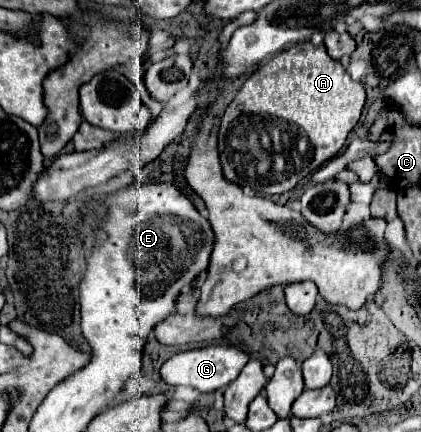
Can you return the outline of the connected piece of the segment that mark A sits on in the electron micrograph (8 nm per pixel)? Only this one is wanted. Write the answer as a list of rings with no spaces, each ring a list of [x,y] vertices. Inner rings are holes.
[[[329,32],[325,46],[297,42],[263,62],[243,82],[219,126],[219,138],[227,138],[225,150],[221,150],[227,180],[259,196],[283,194],[339,154],[365,104],[363,84],[351,80],[339,62],[341,56],[353,54],[353,50],[351,34]],[[257,142],[261,154],[255,156],[253,144],[257,146]]]

